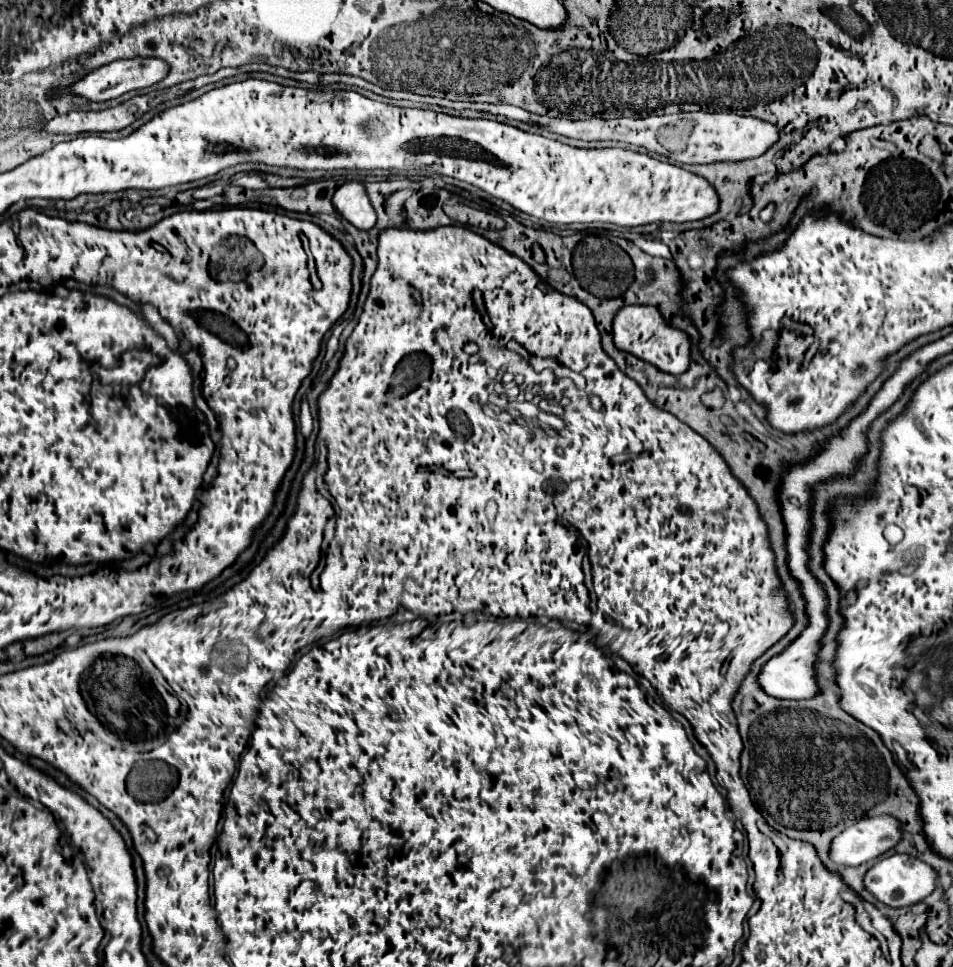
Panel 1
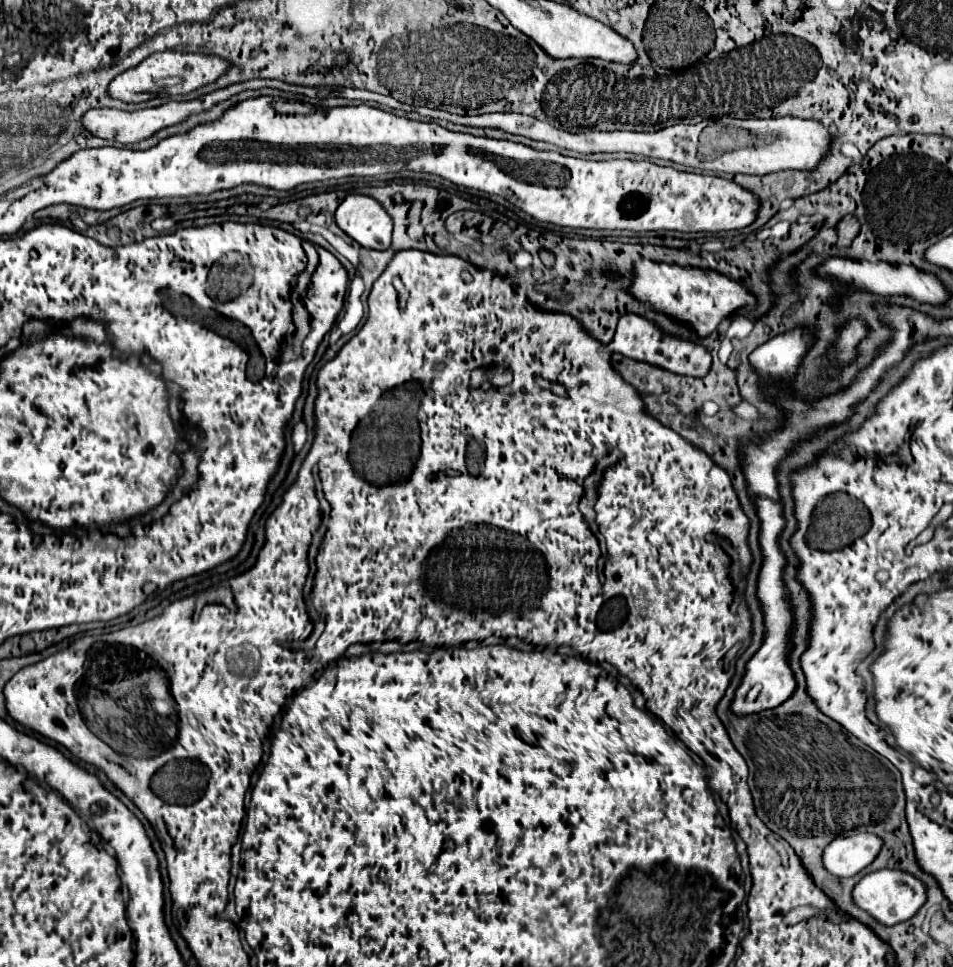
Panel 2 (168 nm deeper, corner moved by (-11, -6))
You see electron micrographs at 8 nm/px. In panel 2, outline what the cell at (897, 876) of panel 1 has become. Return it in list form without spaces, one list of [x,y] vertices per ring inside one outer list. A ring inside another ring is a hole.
[[[881,869],[865,875],[853,889],[853,901],[871,913],[883,925],[895,925],[911,919],[927,901],[927,885],[915,875],[899,869]]]

